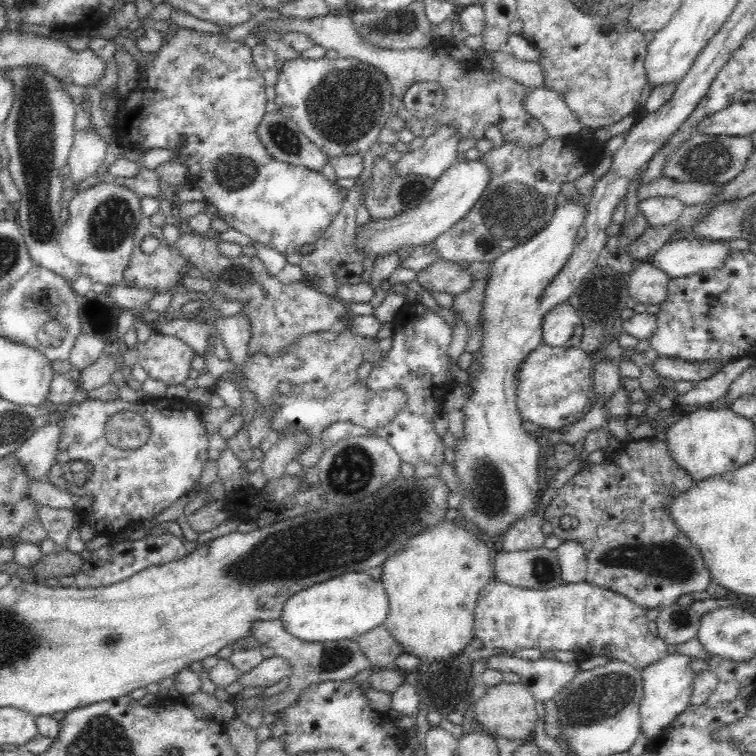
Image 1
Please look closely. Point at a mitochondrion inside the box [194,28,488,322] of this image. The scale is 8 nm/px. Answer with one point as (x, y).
(342, 107)

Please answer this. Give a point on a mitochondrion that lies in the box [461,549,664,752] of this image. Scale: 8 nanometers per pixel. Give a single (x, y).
(608, 694)

